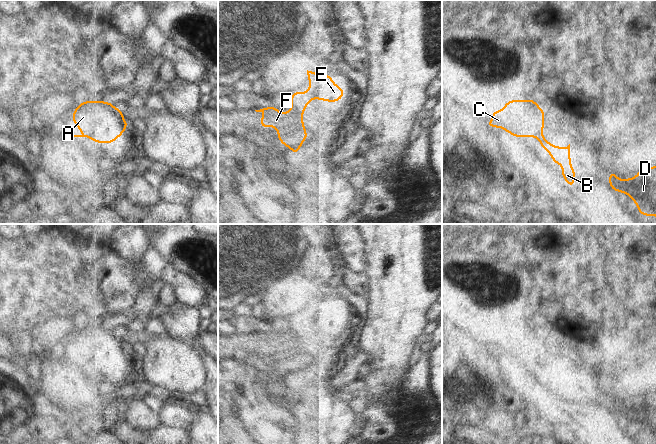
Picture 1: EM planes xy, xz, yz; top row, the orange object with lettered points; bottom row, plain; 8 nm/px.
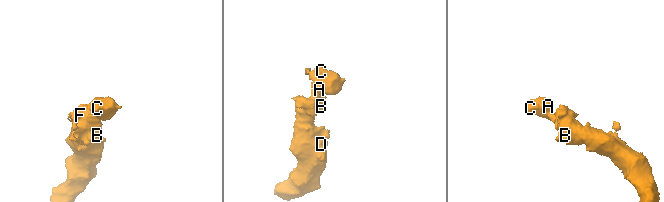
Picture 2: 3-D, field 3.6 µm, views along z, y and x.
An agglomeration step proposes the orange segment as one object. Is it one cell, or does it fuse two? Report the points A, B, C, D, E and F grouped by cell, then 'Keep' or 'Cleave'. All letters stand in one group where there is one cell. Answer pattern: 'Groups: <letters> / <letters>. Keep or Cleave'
Groups: A B C D E F. Keep

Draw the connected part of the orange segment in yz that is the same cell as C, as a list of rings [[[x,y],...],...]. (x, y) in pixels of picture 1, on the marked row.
[[[511,100],[505,103],[502,110],[493,111],[492,120],[487,122],[486,126],[503,128],[518,138],[528,136],[538,138],[541,147],[548,151],[554,163],[562,165],[562,176],[568,187],[572,187],[576,175],[571,165],[570,144],[567,147],[550,144],[542,133],[544,118],[544,111],[534,100]]]

